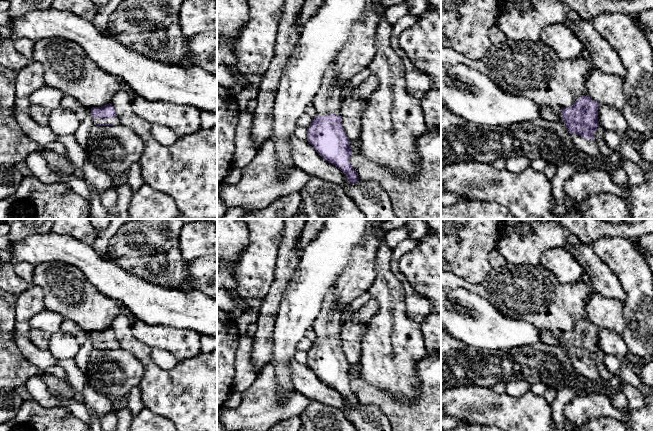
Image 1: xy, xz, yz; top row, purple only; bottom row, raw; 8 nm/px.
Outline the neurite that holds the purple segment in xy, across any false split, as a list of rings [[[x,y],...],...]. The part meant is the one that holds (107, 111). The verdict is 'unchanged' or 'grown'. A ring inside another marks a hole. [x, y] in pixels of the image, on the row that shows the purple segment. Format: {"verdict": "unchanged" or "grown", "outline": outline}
{"verdict": "grown", "outline": [[[111,103],[102,107],[92,107],[91,115],[94,125],[113,126],[120,124],[115,109]]]}

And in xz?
{"verdict": "grown", "outline": [[[335,59],[323,74],[321,88],[311,102],[316,117],[307,128],[307,141],[323,159],[338,167],[349,183],[355,183],[359,177],[350,163],[350,141],[340,116],[345,93],[333,87],[338,77],[334,65]]]}

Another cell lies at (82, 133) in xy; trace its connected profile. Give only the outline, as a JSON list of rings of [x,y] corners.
[[[85,107],[86,117],[82,122],[80,122],[78,129],[74,134],[74,137],[76,138],[77,142],[84,150],[86,149],[89,132],[93,126],[91,108],[92,107]]]

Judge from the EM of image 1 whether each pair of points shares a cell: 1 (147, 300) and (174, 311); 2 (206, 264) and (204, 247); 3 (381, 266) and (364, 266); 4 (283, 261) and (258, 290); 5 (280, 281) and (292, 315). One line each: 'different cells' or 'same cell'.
1: same cell
2: different cells
3: different cells
4: different cells
5: different cells

